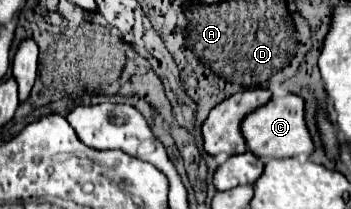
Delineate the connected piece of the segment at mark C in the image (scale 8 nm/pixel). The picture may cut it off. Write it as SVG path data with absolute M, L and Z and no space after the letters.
M287 94L283 98L271 98L267 104L249 112L241 124L247 150L257 158L287 158L287 156L309 156L313 152L311 136L303 120L303 98Z

